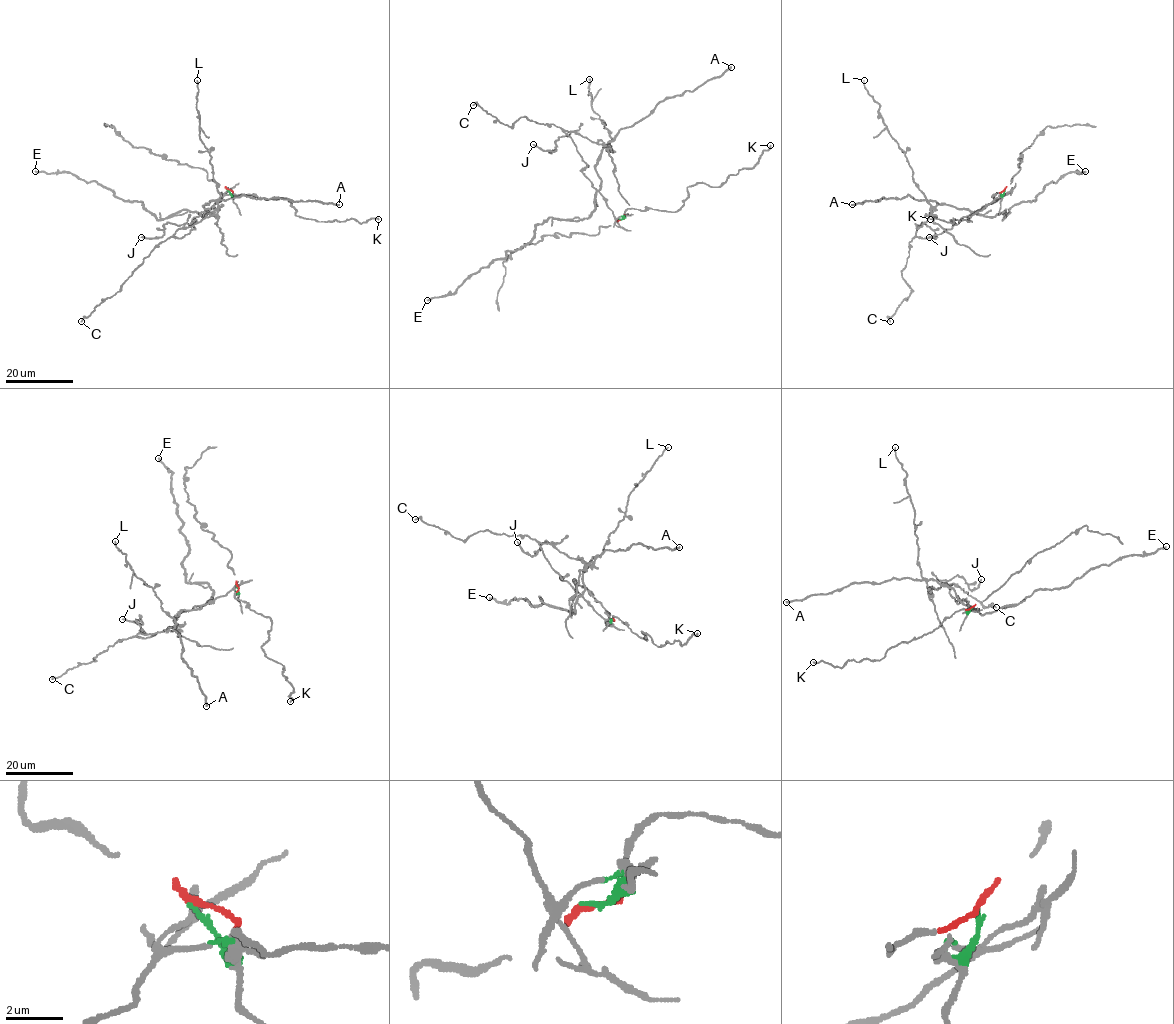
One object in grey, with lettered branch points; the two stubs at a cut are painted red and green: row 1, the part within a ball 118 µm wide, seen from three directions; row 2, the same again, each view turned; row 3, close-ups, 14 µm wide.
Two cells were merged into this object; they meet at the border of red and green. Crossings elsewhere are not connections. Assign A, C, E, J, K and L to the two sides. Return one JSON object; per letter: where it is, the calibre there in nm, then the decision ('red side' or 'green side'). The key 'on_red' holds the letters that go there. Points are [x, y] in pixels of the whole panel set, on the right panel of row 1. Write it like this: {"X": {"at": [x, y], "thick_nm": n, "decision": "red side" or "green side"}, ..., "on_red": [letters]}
{"A": {"at": [852, 204], "thick_nm": 320, "decision": "green side"}, "C": {"at": [890, 321], "thick_nm": 130, "decision": "green side"}, "E": {"at": [1085, 171], "thick_nm": 280, "decision": "green side"}, "J": {"at": [929, 237], "thick_nm": 240, "decision": "green side"}, "K": {"at": [930, 219], "thick_nm": 180, "decision": "red side"}, "L": {"at": [864, 80], "thick_nm": 150, "decision": "green side"}, "on_red": ["K"]}

